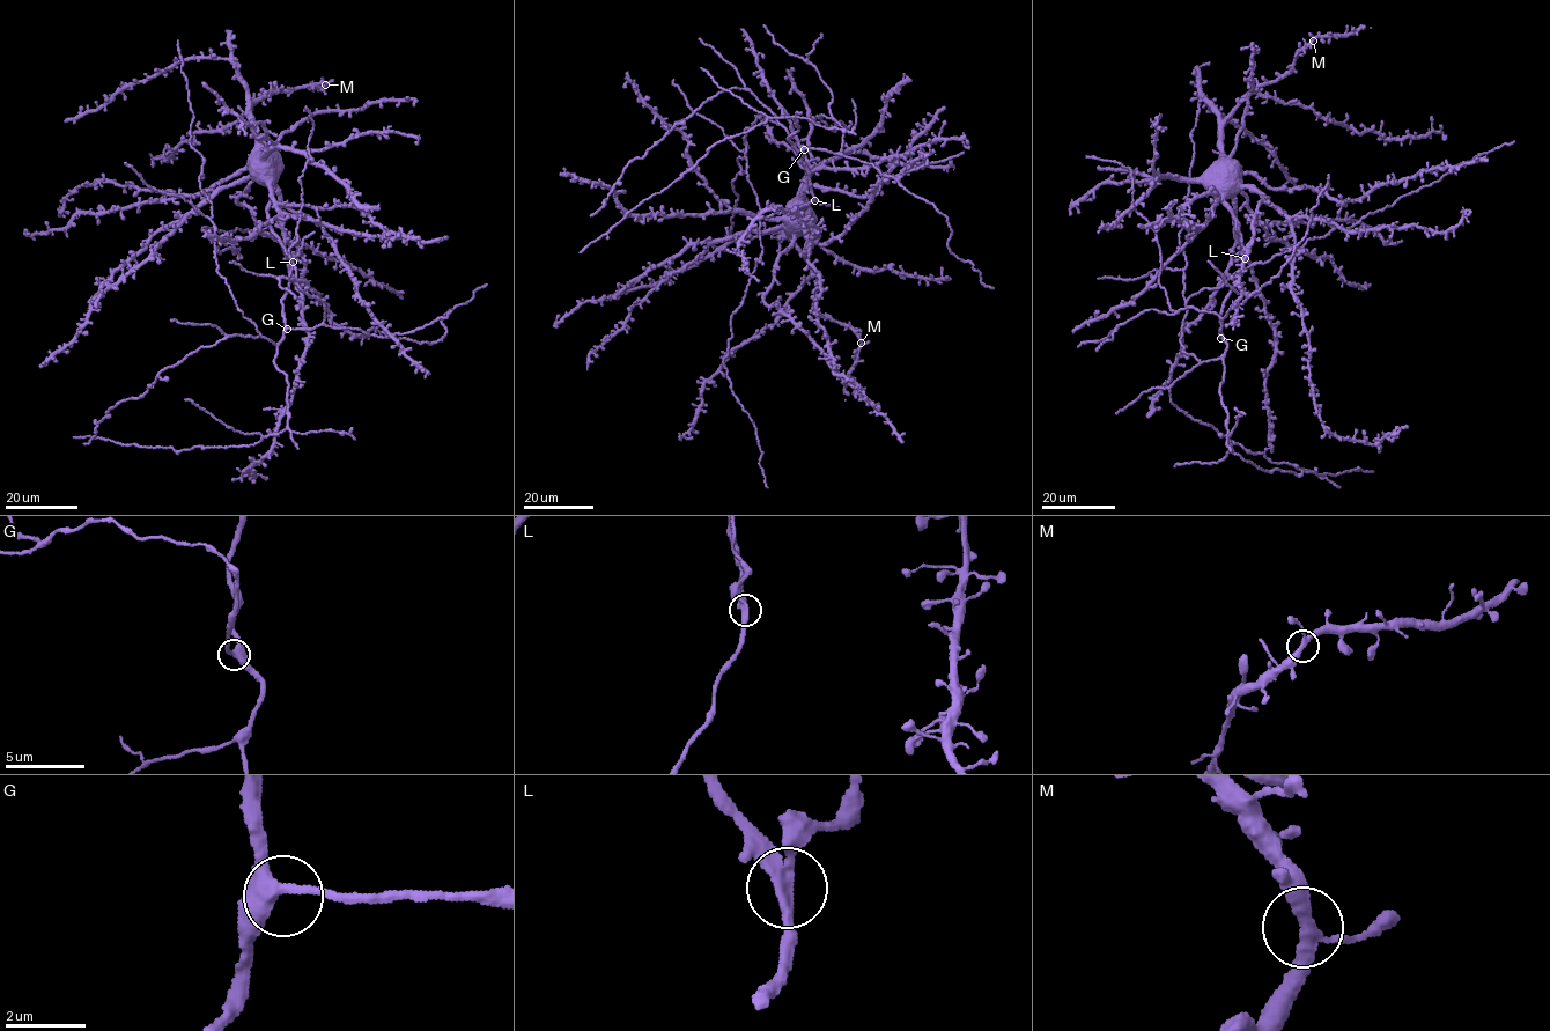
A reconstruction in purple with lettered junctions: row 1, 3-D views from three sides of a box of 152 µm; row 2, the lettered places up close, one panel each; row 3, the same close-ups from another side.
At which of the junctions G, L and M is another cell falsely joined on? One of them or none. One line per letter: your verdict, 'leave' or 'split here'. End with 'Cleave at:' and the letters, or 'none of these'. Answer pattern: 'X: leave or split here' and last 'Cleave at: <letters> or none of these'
G: leave
L: split here
M: leave
Cleave at: L

